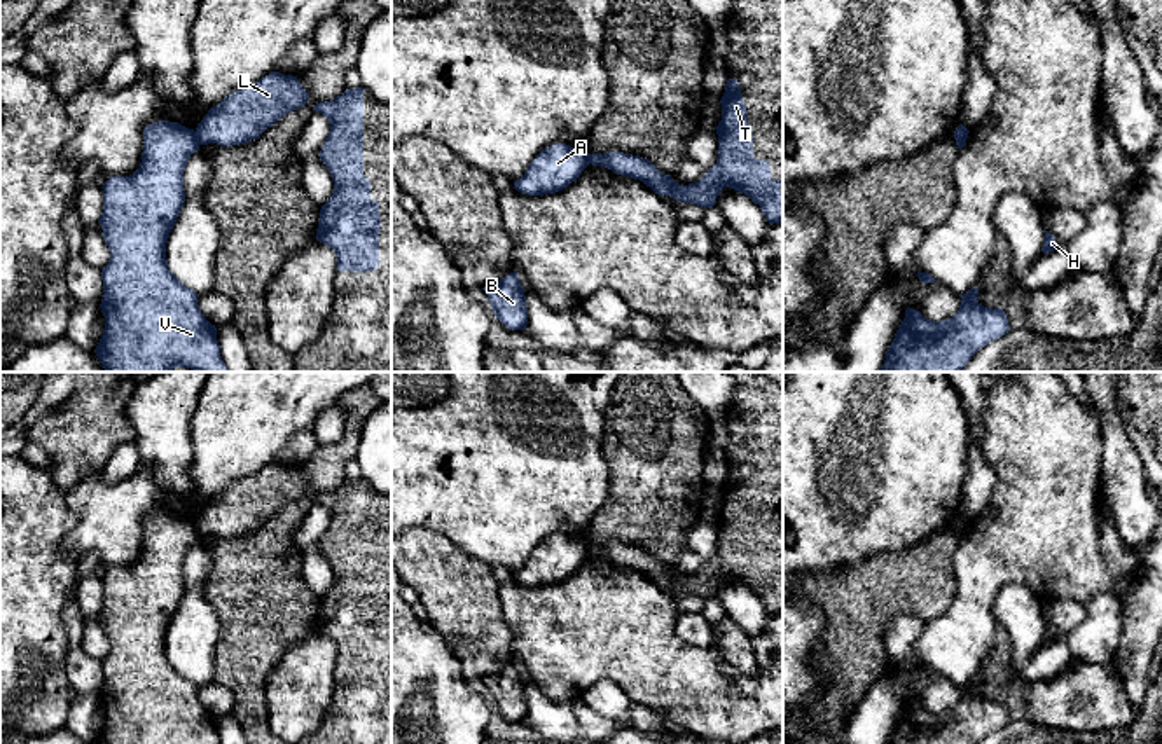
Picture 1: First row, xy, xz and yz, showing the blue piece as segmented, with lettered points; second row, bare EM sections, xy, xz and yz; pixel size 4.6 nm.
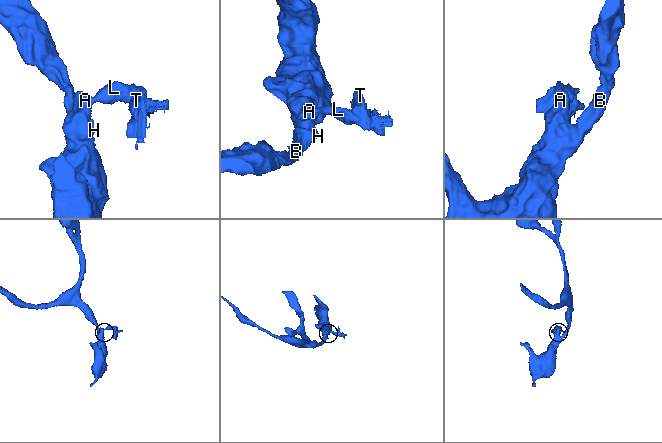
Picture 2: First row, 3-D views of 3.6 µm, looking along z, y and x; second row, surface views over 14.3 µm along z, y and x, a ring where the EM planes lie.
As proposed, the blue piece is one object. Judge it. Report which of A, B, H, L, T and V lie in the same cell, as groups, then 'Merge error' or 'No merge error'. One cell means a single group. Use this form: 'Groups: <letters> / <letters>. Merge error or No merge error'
Groups: A B H V / L T. Merge error

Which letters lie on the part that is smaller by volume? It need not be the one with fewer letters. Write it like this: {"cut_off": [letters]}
{"cut_off": ["L", "T"]}

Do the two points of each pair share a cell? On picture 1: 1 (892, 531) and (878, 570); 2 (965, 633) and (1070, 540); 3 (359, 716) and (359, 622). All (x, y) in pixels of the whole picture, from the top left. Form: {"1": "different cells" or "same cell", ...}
{"1": "different cells", "2": "same cell", "3": "same cell"}

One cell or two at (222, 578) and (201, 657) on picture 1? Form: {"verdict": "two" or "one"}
{"verdict": "two"}

